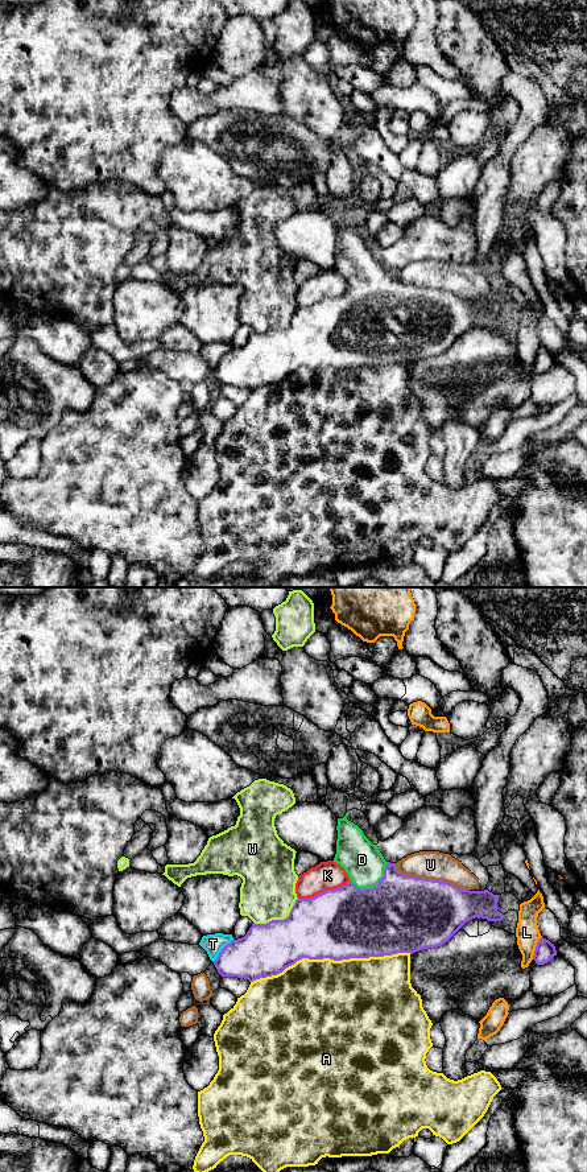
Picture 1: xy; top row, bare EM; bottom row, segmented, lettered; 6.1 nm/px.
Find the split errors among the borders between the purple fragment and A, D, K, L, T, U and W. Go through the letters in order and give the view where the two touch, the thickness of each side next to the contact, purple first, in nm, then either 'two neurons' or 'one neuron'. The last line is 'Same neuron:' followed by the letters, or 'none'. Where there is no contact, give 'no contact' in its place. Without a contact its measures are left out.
A: xy | 440/480 nm | two neurons
D: xy | 460/240 nm | one neuron
K: xy | 440/180 nm | two neurons
L: xy | 120/140 nm | two neurons
T: xy | 300/120 nm | two neurons
U: xy | 460/180 nm | two neurons
W: xy | 380/340 nm | two neurons
Same neuron: D

